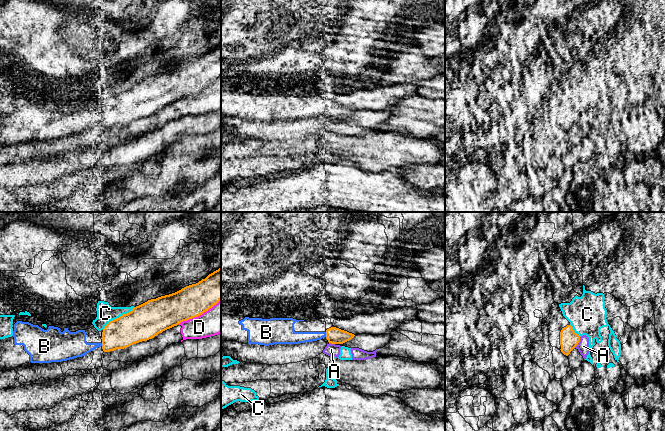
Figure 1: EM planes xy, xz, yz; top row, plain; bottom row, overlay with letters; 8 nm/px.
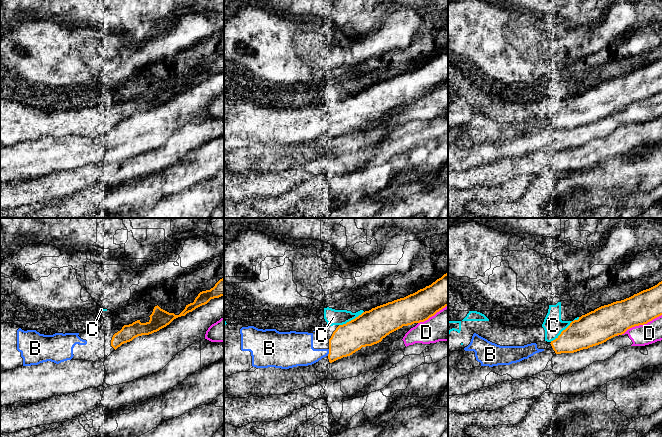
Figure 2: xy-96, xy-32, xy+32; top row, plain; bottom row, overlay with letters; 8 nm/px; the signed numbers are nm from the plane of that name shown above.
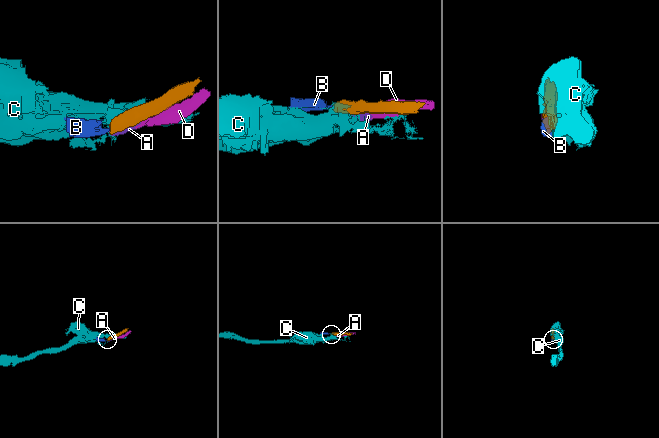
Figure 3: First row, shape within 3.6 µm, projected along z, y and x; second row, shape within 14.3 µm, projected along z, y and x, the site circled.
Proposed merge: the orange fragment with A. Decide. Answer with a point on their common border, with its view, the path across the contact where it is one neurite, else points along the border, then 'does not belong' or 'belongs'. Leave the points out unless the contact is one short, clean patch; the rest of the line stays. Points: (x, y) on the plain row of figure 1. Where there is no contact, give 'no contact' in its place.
yz (578, 118) | does not belong

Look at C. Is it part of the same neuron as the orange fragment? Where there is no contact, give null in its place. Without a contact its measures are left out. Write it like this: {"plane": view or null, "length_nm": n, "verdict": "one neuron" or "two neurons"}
{"plane": "xy", "length_nm": 320, "verdict": "two neurons"}

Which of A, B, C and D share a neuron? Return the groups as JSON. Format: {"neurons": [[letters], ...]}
{"neurons": [["A", "D"], ["B"], ["C"]]}

